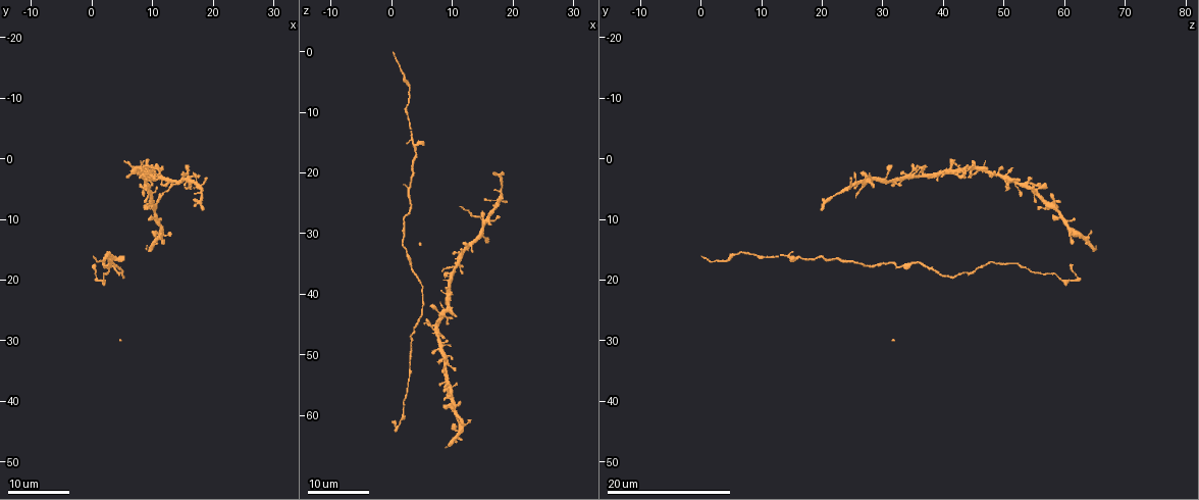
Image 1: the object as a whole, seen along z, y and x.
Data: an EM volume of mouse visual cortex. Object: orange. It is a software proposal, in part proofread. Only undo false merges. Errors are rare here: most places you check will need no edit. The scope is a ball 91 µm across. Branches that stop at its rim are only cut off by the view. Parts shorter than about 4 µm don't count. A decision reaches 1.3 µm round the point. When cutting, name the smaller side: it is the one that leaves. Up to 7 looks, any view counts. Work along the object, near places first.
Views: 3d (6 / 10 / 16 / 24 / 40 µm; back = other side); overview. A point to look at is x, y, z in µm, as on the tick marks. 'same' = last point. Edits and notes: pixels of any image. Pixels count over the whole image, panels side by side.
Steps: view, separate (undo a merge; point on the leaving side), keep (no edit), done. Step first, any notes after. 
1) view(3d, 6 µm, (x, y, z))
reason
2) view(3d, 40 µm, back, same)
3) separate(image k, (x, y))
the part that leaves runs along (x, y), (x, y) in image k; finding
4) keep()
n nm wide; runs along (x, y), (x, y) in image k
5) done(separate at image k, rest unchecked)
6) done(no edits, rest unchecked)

view(3d, 16 µm, (3.0, 16.5, 21.5))
a narrow waist

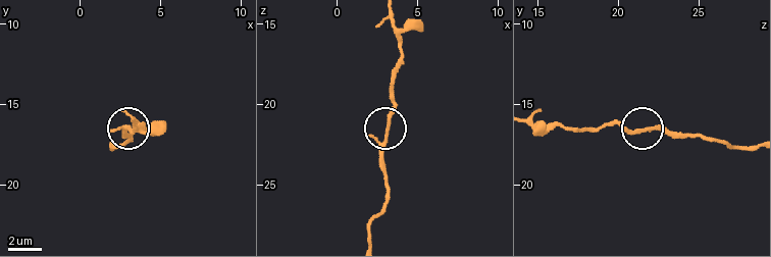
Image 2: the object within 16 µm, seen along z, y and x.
view(3d, 6 µm, (3.2, 16.5, 21.7))

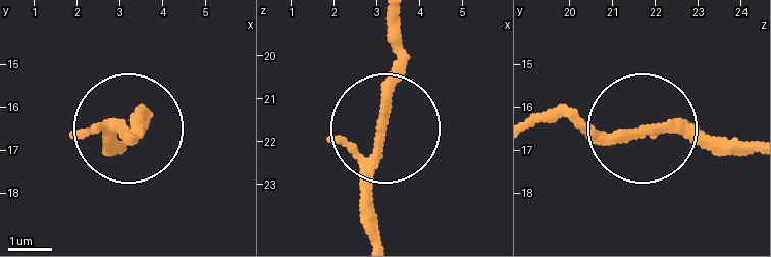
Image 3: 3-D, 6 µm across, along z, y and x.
keep()
3 arms; all the same neuron

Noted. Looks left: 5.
view(3d, 16 µm, (3.5, 16.0, 14.0))
thick turns thin

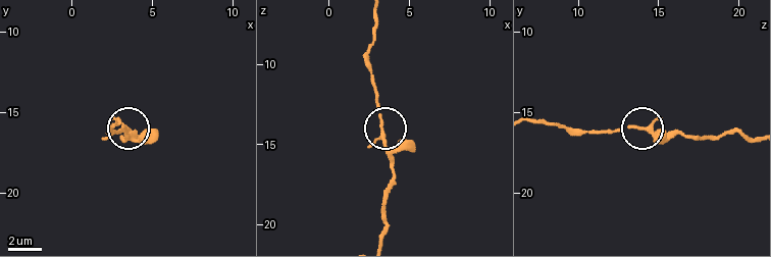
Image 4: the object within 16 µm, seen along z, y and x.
view(3d, 6 µm, (3.3, 16.1, 14.4))

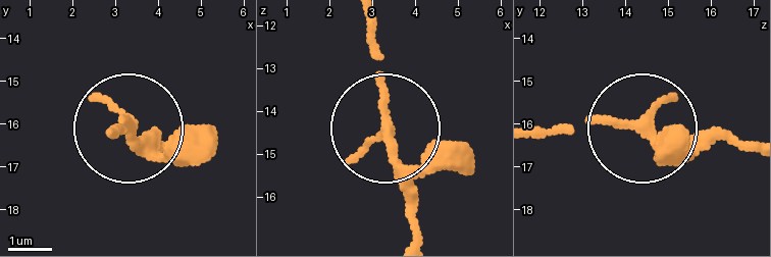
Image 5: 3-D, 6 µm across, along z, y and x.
keep()
230 nm wide; runs along (414, 229), (414, 186), (380, 119), (370, 21) in image 5; one neuron here

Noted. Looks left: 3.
view(3d, 24 µm, (1.5, 17.5, 31.0))
sudden change in width

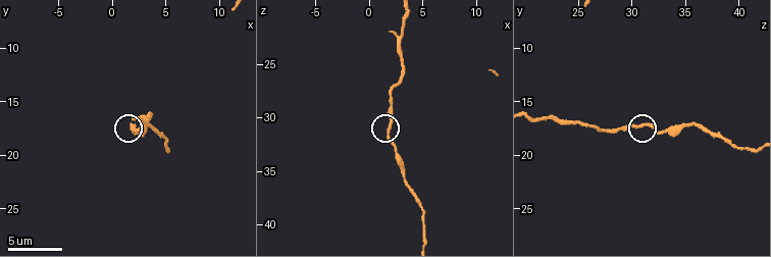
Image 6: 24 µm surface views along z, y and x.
view(3d, 10 µm, (1.8, 17.0, 31.2))

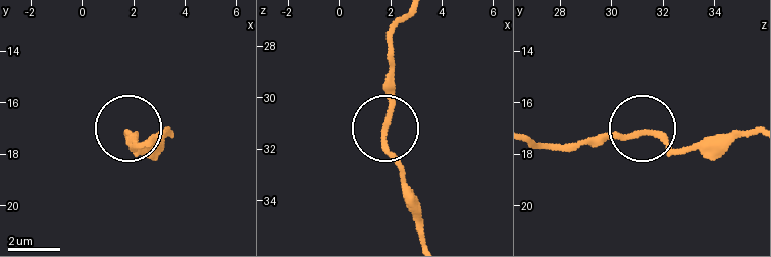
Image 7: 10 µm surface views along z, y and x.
keep()
runs along (752, 132), (685, 152), (647, 132), (607, 132), (550, 145) in image 7; all the same neuron

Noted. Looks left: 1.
view(3d, 6 µm, (5.2, 18.6, 38.6))

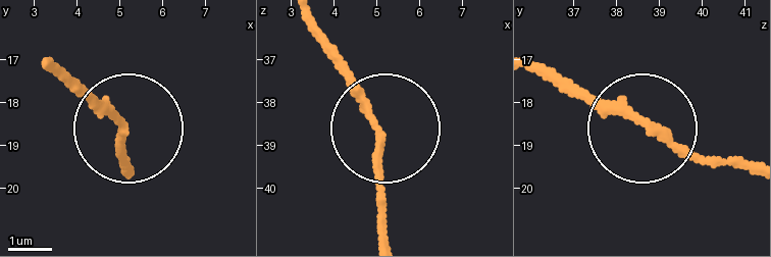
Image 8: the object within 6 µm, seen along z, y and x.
keep()
runs along (749, 164), (672, 150), (555, 69) in image 8; all the same neuron

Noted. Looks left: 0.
done(no edits, rest unchecked)

